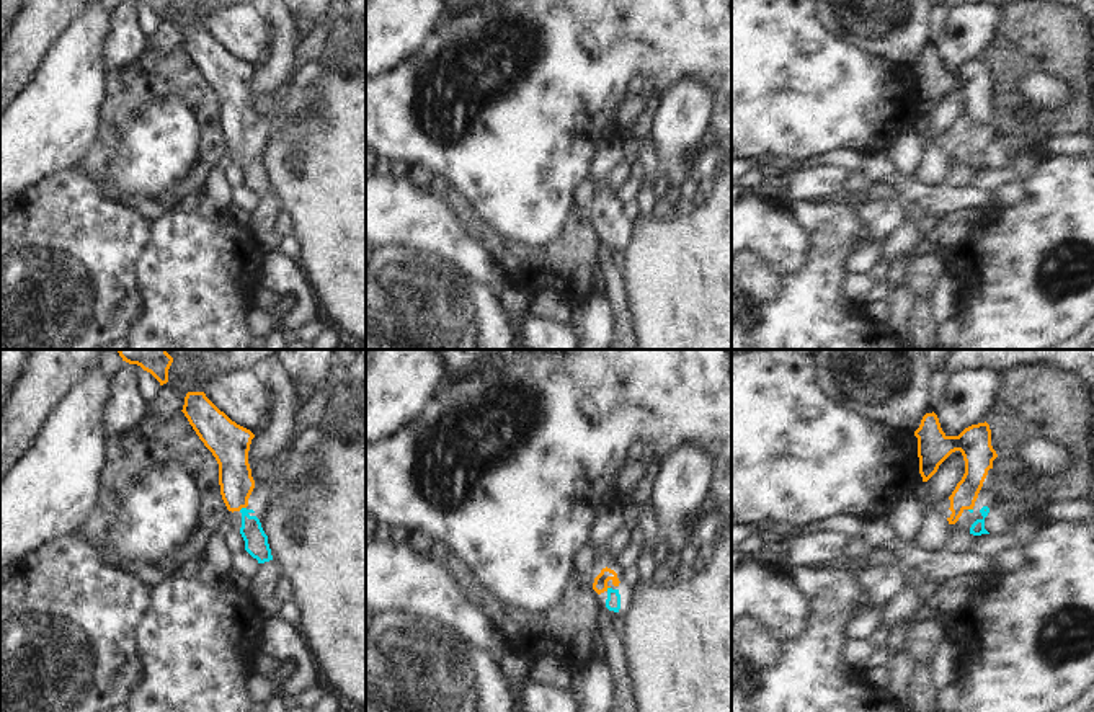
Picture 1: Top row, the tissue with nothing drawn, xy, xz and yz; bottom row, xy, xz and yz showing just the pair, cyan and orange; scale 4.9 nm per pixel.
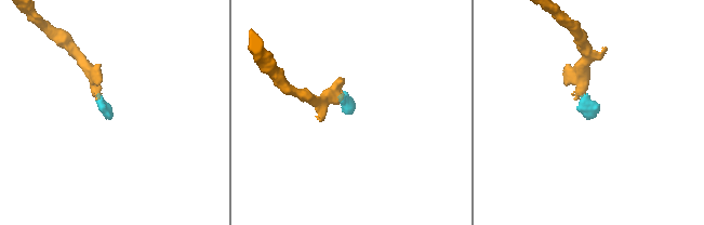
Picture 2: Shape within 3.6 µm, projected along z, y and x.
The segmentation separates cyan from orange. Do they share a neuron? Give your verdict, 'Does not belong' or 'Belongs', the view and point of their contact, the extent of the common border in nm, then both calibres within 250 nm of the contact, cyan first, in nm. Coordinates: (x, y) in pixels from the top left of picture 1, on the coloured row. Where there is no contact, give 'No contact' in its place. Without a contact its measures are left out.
Belongs. Touches cyan at xy (242, 508). Shared border 40 nm. Thickness 110 nm (cyan) against 170 nm

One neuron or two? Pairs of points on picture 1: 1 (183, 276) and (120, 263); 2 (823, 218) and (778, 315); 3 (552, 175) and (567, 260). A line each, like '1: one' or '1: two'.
1: two
2: one
3: two

